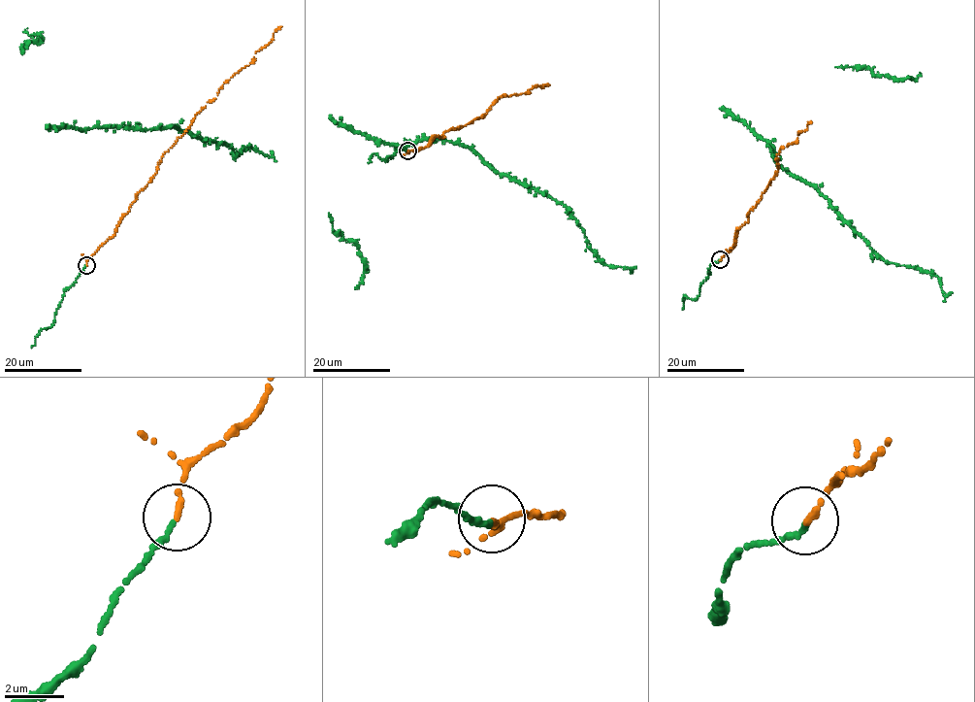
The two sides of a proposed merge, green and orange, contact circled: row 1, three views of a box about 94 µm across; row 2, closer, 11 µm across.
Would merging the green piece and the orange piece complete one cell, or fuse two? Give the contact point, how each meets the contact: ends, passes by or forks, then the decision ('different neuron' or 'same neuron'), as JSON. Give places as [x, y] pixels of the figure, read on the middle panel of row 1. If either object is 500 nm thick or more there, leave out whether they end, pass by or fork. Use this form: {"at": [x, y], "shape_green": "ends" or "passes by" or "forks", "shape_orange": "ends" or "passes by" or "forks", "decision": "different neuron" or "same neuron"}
{"at": [407, 150], "shape_green": "ends", "shape_orange": "ends", "decision": "same neuron"}

